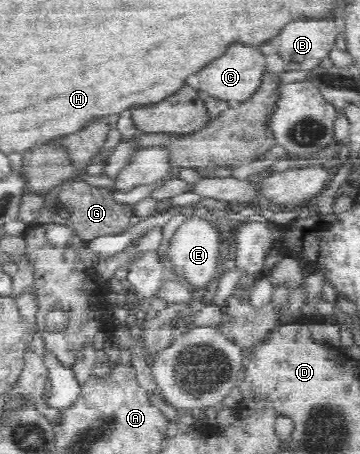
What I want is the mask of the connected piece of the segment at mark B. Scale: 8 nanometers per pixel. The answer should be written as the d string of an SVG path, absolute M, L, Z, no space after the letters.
M334 17L328 20L303 21L297 25L285 25L279 33L278 54L286 71L313 70L328 57L341 31L340 22Z

